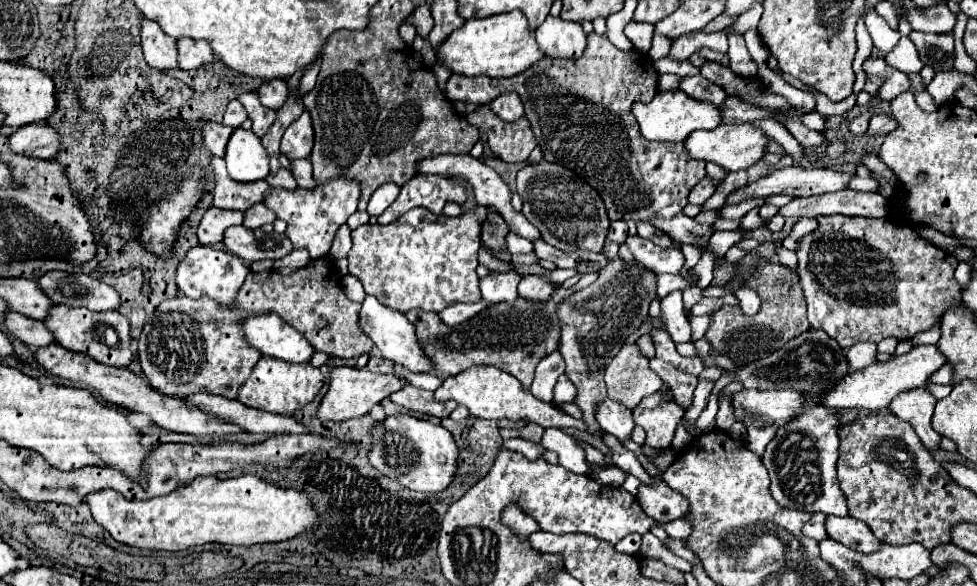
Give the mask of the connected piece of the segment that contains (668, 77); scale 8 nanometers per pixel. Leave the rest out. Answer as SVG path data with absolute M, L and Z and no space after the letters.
M664 74L659 76L658 81L658 90L663 91L676 91L678 90L678 84L681 80L681 77L673 74Z

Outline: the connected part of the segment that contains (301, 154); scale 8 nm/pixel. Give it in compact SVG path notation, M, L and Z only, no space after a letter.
M308 111L304 113L286 129L282 137L282 153L288 159L306 159L314 147L314 129Z

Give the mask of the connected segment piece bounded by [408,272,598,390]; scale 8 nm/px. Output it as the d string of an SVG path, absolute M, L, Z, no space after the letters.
M598 273L582 275L582 279L572 289L558 289L552 293L552 297L544 303L528 303L524 299L516 299L516 305L500 305L490 307L484 311L484 315L478 315L476 319L470 319L468 323L460 323L460 327L448 327L440 321L438 313L424 313L418 311L418 317L408 315L416 323L416 337L424 351L424 355L432 361L434 371L442 377L446 375L458 375L460 371L472 367L472 365L494 365L506 373L512 373L518 377L518 381L526 390L530 389L534 369L538 361L558 349L560 341L560 327L558 327L558 315L556 315L556 303L574 291L580 291L594 283L598 279Z

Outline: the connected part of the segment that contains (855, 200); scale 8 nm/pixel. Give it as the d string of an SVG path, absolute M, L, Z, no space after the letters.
M838 191L810 197L796 197L778 209L784 217L816 217L816 215L860 215L860 217L886 217L888 199L880 193Z

